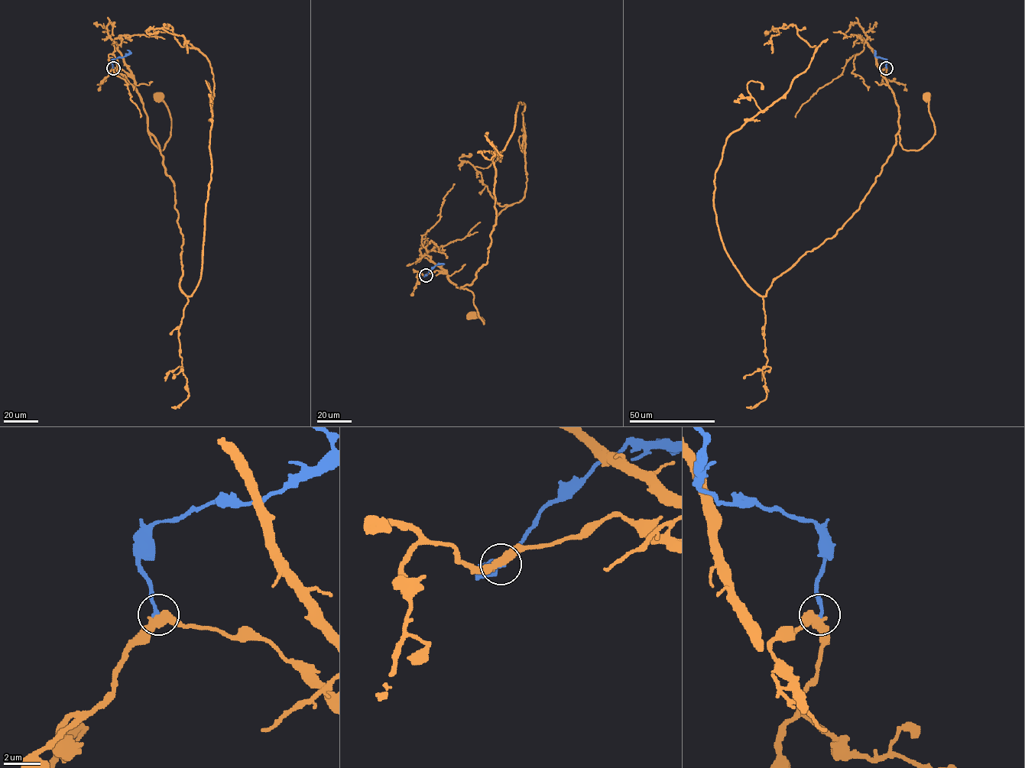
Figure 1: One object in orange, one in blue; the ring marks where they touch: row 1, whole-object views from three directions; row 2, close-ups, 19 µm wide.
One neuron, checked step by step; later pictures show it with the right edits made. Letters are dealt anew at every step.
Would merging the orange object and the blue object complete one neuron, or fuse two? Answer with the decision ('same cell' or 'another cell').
same cell

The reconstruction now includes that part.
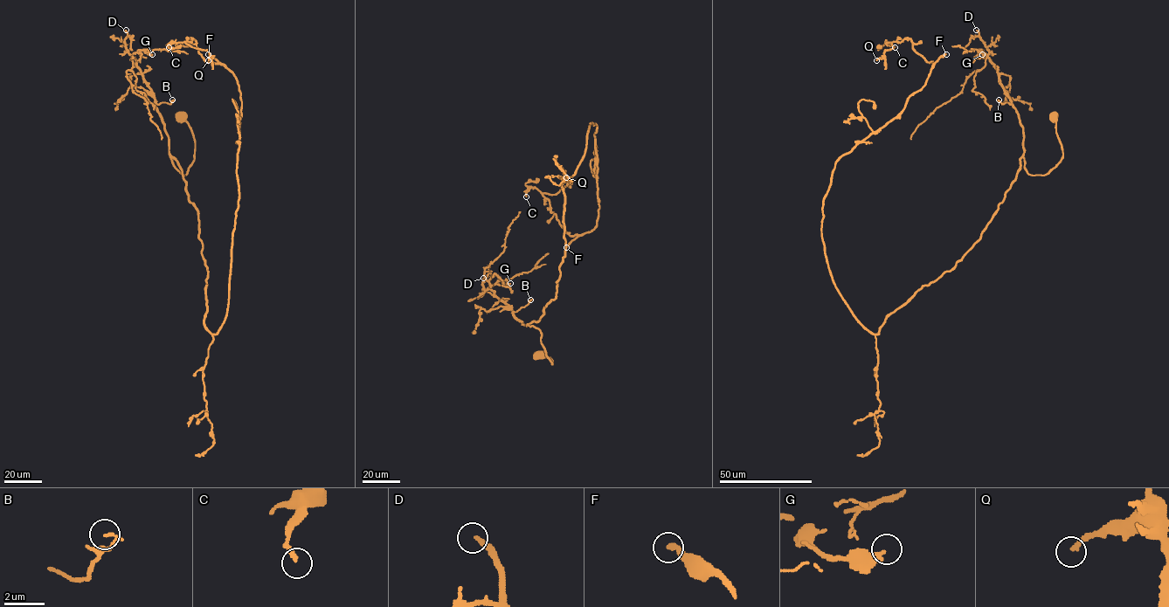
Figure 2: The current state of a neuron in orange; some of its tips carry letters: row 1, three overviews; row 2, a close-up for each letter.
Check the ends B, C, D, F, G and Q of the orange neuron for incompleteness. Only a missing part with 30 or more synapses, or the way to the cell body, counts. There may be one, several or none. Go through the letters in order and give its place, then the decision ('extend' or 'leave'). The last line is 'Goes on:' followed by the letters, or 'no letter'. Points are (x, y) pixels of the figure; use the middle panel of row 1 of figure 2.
B: (530, 300) | leave
C: (526, 196) | leave
D: (483, 278) | extend
F: (566, 247) | extend
G: (510, 283) | leave
Q: (566, 177) | leave
Goes on: D, F

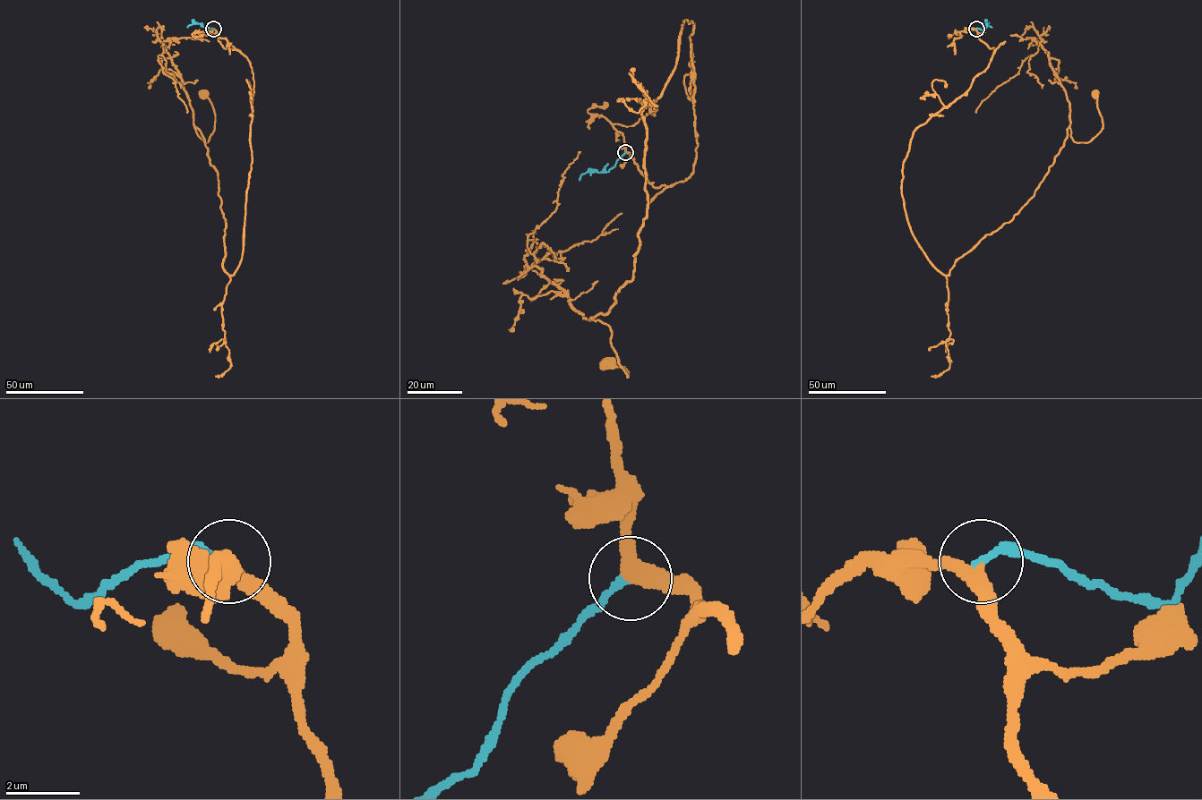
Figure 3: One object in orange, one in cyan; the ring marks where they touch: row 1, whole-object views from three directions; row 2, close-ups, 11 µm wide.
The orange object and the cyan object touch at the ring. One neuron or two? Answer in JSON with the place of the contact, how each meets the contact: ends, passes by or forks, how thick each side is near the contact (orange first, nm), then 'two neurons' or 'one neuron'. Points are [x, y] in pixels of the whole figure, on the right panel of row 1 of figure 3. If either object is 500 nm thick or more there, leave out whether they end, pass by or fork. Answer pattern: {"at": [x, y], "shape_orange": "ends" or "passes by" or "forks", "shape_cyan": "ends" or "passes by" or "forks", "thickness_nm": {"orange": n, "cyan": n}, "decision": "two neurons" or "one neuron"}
{"at": [976, 29], "shape_orange": "passes by", "shape_cyan": "ends", "thickness_nm": {"orange": 360, "cyan": 220}, "decision": "one neuron"}

